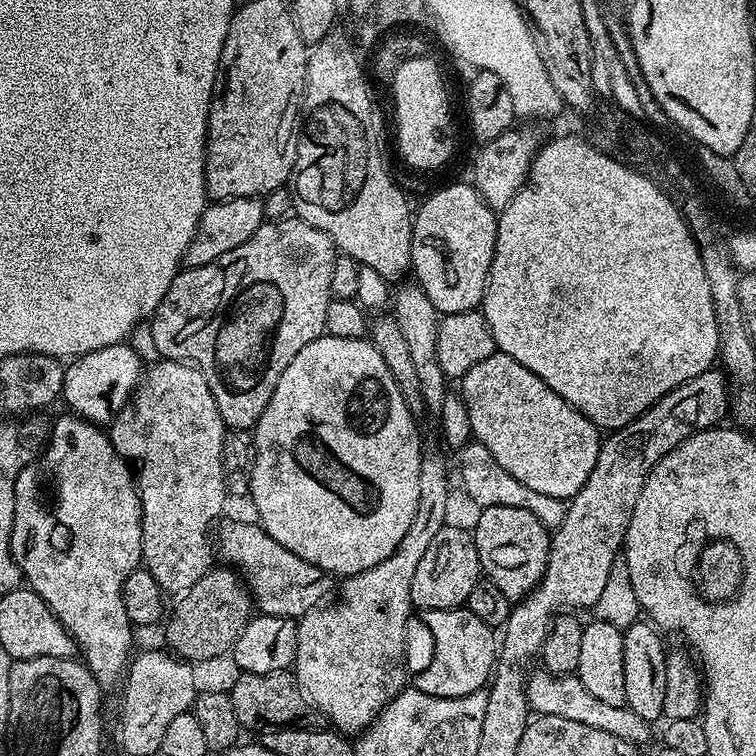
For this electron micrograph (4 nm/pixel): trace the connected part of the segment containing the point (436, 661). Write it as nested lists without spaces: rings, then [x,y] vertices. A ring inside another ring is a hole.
[[[466,606],[430,610],[422,618],[432,635],[432,661],[417,674],[414,687],[422,694],[438,698],[462,698],[481,691],[494,675],[498,659],[497,633]]]

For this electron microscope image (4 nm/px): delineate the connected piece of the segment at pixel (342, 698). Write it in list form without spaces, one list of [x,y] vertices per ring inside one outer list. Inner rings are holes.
[[[425,451],[420,458],[420,469],[418,470],[418,510],[414,514],[414,522],[410,522],[410,530],[406,530],[406,538],[402,538],[402,542],[396,547],[396,552],[390,554],[390,558],[386,558],[382,562],[378,562],[378,566],[374,566],[370,570],[358,573],[357,576],[347,577],[343,581],[344,584],[340,588],[340,601],[333,608],[324,608],[325,606],[317,606],[309,610],[309,612],[299,617],[296,633],[298,634],[298,646],[296,647],[296,663],[294,665],[294,675],[296,681],[300,684],[300,689],[304,691],[305,696],[316,707],[316,705],[324,710],[325,714],[330,718],[331,724],[338,732],[352,736],[364,731],[373,720],[376,719],[377,713],[381,711],[400,692],[404,691],[406,681],[404,681],[404,635],[408,632],[408,615],[414,612],[412,599],[410,598],[410,582],[414,578],[414,570],[418,570],[418,562],[422,558],[422,554],[426,554],[426,546],[430,546],[430,542],[434,538],[434,534],[438,534],[438,530],[446,527],[446,519],[448,516],[448,466],[444,462],[444,456],[440,452]]]

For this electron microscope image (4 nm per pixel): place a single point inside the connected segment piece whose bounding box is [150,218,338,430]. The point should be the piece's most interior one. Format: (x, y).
(241, 319)

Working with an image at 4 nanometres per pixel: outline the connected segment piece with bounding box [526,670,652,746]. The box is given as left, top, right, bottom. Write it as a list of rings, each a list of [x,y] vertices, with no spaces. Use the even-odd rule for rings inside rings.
[[[539,670],[527,677],[526,691],[528,694],[528,706],[533,713],[542,716],[557,716],[558,718],[571,718],[574,722],[586,722],[586,726],[594,726],[595,729],[606,730],[615,736],[621,736],[629,740],[631,744],[644,746],[651,738],[652,732],[649,721],[638,718],[634,710],[628,707],[606,706],[606,702],[594,698],[586,686],[582,686],[580,677],[575,674],[557,674],[547,670]]]

